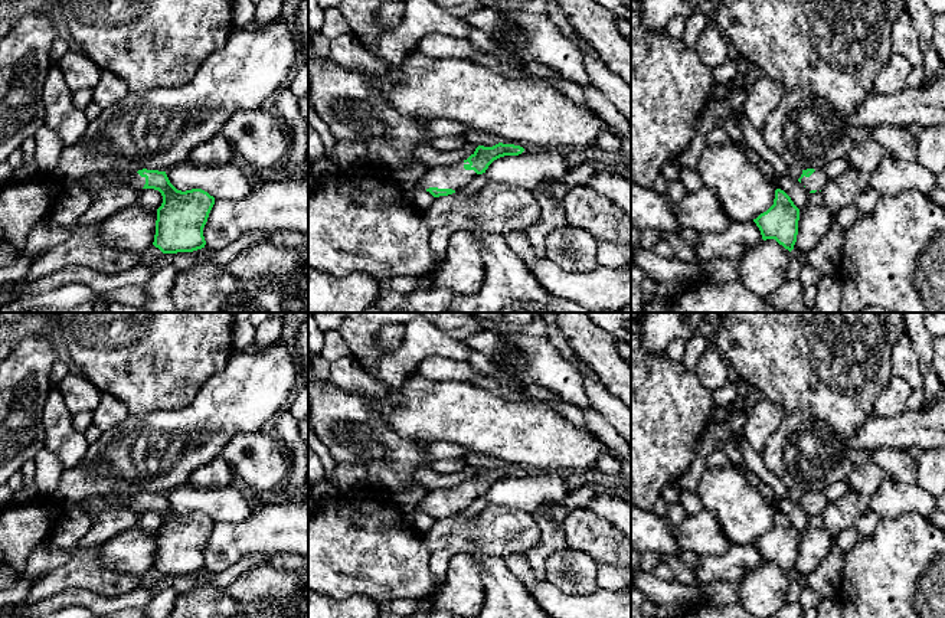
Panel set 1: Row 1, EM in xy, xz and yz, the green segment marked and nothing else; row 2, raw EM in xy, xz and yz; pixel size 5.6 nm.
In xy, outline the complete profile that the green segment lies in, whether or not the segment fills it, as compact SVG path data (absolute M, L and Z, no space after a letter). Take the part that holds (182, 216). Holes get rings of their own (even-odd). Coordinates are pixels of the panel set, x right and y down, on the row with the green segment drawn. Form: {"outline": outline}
{"outline": "M138 170L131 173L128 186L134 190L154 189L163 196L157 209L153 245L163 254L193 252L205 248L203 228L215 197L202 189L177 190L166 171Z"}

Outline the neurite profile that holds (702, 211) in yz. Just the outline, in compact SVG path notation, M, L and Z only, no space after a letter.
M704 186L697 192L687 193L684 199L674 205L673 210L681 230L694 229L700 233L720 233L730 225L720 200L715 192Z

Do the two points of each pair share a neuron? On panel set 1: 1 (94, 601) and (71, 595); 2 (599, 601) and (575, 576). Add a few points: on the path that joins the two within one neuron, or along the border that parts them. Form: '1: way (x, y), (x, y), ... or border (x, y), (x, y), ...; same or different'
1: way (88, 599), (77, 597); same
2: border (558, 587), (566, 592), (591, 592), (598, 588); different

